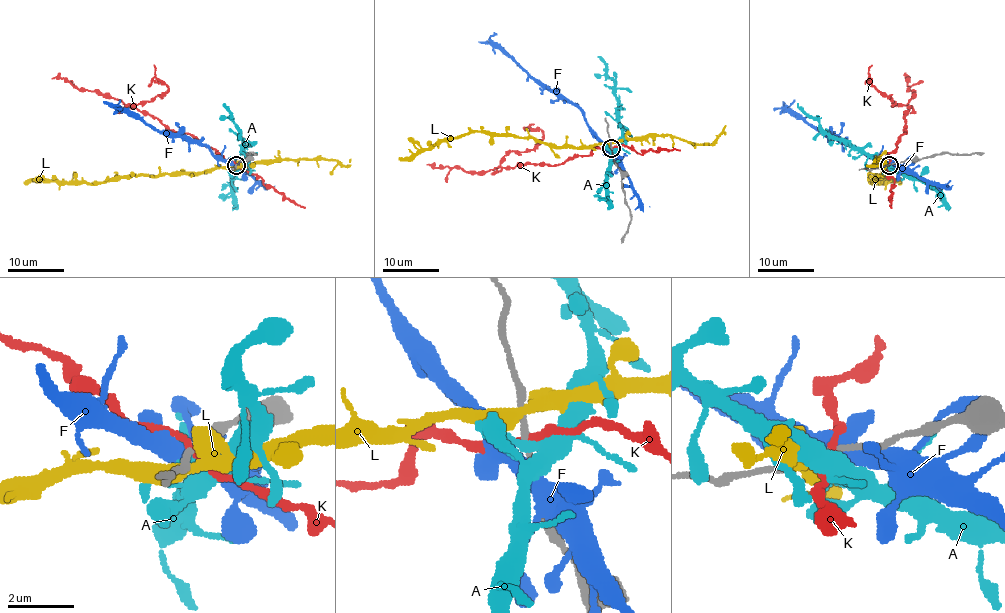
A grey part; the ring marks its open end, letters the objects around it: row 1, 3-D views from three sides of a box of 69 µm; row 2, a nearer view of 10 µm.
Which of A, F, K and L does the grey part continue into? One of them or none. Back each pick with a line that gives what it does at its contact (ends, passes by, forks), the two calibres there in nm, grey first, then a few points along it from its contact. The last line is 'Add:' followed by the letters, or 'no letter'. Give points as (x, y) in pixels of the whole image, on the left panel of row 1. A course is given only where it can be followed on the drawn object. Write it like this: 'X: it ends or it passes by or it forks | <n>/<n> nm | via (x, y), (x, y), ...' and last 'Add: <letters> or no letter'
A: it passes by | 170/320 nm
Add: A

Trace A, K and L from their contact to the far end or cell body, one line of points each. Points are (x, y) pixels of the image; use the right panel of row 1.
A: (889, 166), (832, 138), (797, 103)
K: (889, 164), (889, 153), (906, 132), (909, 109), (893, 106), (890, 96), (872, 85), (872, 65)
L: (883, 167), (888, 173), (876, 176), (872, 181), (900, 183)

